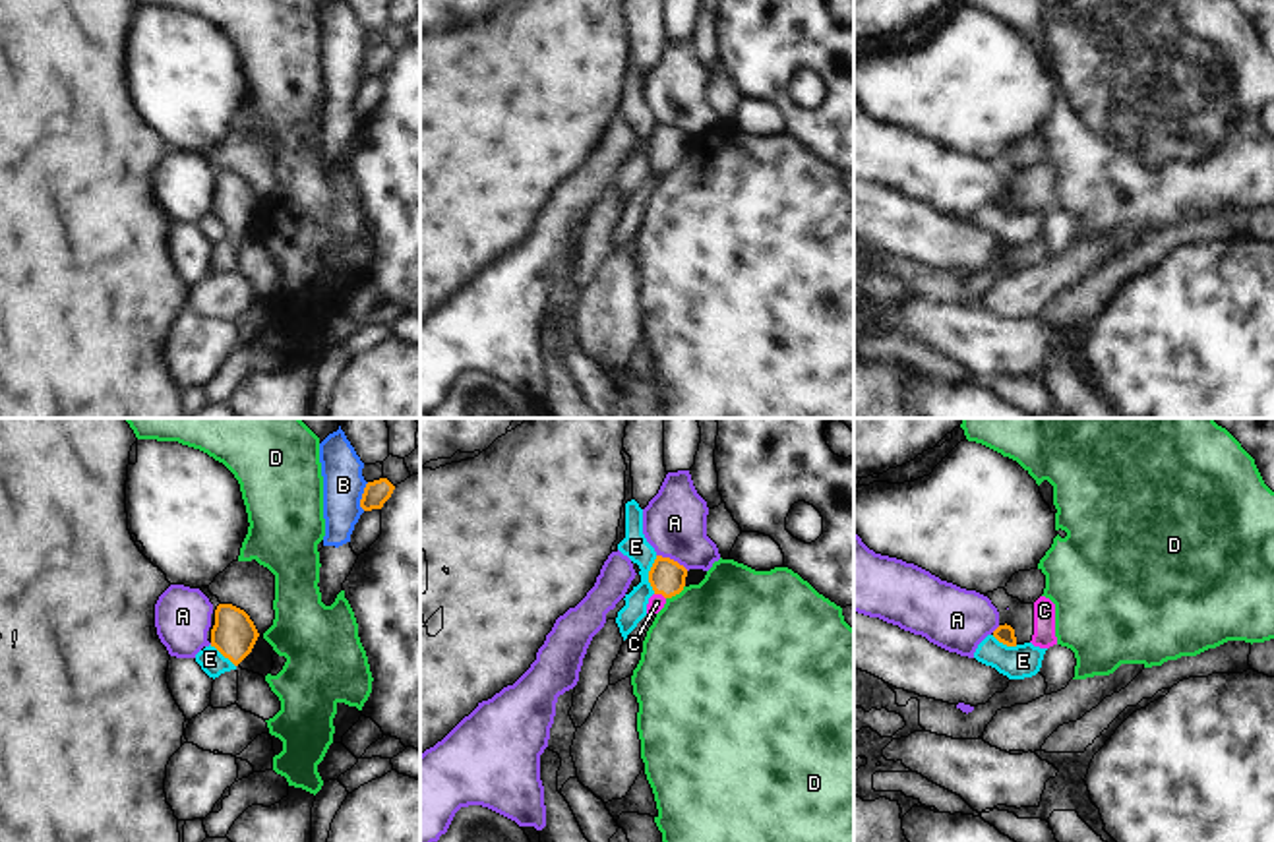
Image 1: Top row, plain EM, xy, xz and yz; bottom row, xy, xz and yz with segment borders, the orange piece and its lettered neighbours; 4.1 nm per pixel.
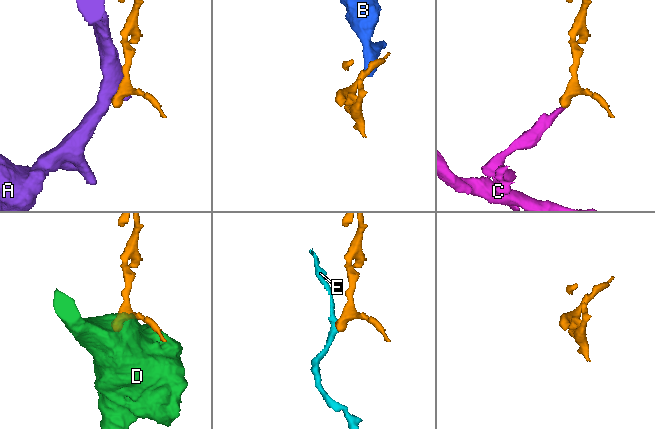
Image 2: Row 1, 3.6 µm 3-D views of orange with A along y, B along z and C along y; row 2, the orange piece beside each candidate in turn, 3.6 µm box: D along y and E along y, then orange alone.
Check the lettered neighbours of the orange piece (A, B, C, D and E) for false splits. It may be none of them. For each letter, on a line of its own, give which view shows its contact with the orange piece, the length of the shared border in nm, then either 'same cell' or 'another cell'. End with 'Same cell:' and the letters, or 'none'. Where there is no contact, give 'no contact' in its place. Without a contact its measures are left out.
A: xz | 150 nm | another cell
B: xy | 120 nm | another cell
C: xz | 50 nm | same cell
D: xz | 100 nm | another cell
E: xz | 160 nm | another cell
Same cell: C

